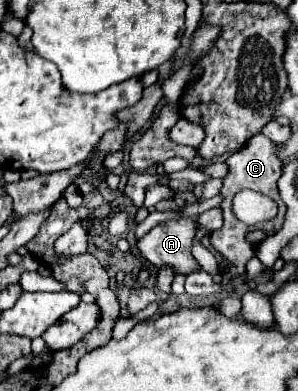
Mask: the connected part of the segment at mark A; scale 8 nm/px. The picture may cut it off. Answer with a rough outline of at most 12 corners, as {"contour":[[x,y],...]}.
{"contour":[[194,217],[156,225],[138,243],[154,267],[170,265],[188,275],[192,257]]}

